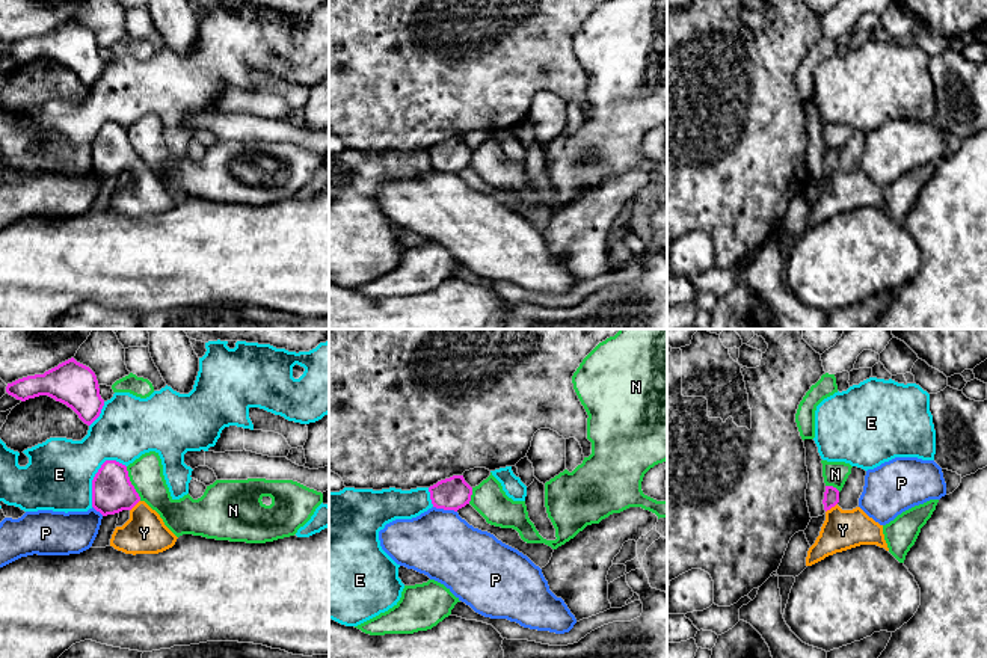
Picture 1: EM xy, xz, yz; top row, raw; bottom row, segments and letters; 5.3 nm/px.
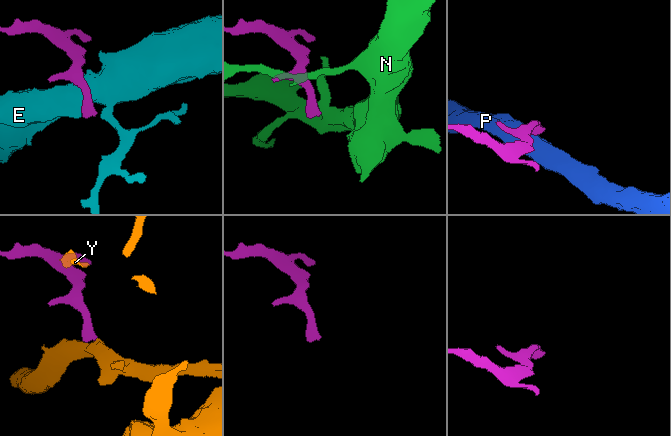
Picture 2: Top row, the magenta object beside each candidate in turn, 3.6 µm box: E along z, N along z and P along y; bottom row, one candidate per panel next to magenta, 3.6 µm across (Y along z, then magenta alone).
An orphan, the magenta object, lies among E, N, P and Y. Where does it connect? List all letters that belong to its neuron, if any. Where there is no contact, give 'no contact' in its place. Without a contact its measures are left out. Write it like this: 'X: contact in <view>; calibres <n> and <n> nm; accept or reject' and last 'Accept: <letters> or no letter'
E: contact in xy; calibres 220 and 360 nm; reject
N: contact in xy; calibres 220 and 180 nm; reject
P: contact in xz; calibres 180 and 360 nm; reject
Y: contact in yz; calibres 80 and 220 nm; accept
Accept: Y

